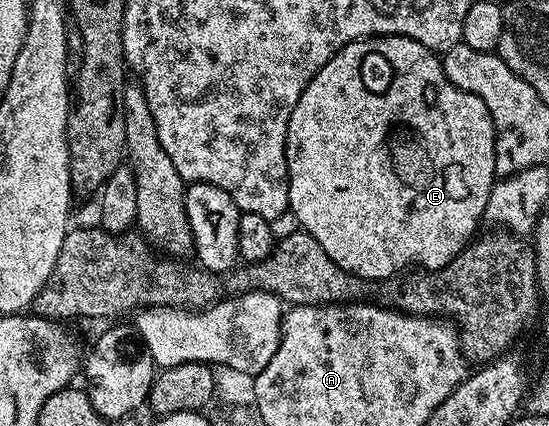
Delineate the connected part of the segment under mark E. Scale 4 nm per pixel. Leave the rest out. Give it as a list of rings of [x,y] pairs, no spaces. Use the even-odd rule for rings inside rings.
[[[373,36],[367,40],[351,42],[342,47],[340,51],[338,51],[338,53],[329,60],[315,76],[313,76],[310,80],[310,84],[306,84],[306,88],[302,92],[298,104],[294,104],[294,112],[290,112],[290,124],[288,125],[288,131],[286,132],[288,208],[294,212],[294,216],[298,216],[300,229],[303,230],[305,234],[314,236],[314,240],[318,240],[318,244],[322,244],[322,252],[326,252],[326,256],[330,256],[330,260],[334,260],[334,264],[338,264],[343,270],[348,270],[351,274],[357,274],[360,278],[365,280],[371,280],[371,278],[388,278],[391,274],[396,274],[399,270],[406,269],[407,266],[416,265],[420,265],[420,268],[423,268],[425,271],[441,270],[446,264],[450,264],[450,260],[454,260],[454,256],[458,256],[460,251],[463,250],[469,242],[473,241],[474,235],[477,233],[476,225],[481,225],[484,217],[484,209],[486,208],[486,200],[490,200],[492,184],[497,181],[498,178],[496,165],[494,164],[495,155],[496,129],[494,128],[492,117],[486,108],[486,104],[482,104],[482,100],[478,96],[474,96],[470,92],[466,92],[462,88],[450,84],[450,80],[444,71],[443,61],[441,61],[433,51],[427,50],[422,44],[418,44],[418,40],[414,40],[413,38],[402,38],[399,36]]]

